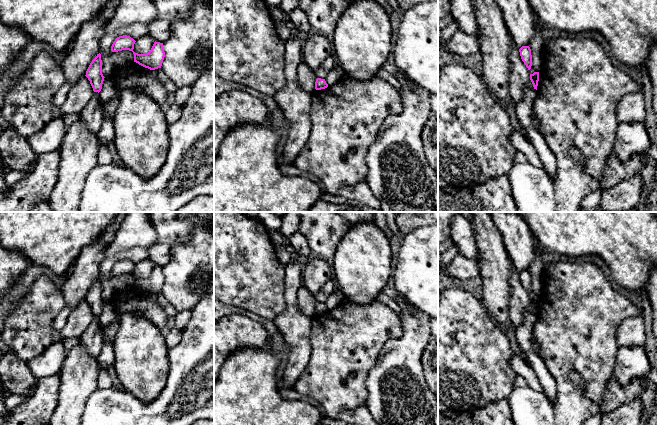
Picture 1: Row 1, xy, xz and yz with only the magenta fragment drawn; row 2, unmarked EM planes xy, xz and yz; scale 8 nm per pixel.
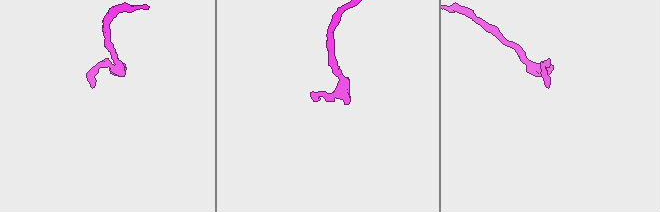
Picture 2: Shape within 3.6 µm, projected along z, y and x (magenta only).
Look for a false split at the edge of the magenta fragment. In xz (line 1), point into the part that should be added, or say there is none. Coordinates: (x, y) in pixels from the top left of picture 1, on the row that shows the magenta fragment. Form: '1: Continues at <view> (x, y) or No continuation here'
1: No continuation here

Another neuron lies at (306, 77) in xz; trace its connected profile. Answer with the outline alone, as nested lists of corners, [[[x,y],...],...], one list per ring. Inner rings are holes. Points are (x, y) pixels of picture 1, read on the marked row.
[[[300,63],[297,67],[297,81],[299,86],[306,92],[315,90],[316,82],[315,71],[309,68],[305,63]]]

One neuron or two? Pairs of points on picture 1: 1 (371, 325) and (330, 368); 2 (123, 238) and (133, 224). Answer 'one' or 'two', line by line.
1: one
2: one

